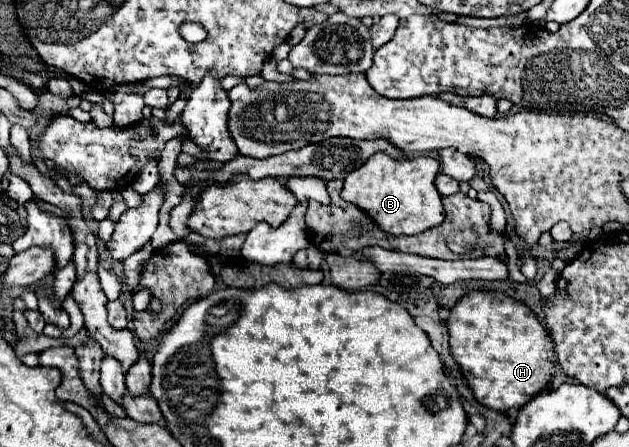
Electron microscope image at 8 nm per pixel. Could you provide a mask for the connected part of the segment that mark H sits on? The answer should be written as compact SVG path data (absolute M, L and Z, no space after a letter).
M469 292L451 308L447 328L453 358L483 406L507 412L547 390L557 358L545 326L523 302L503 292Z

